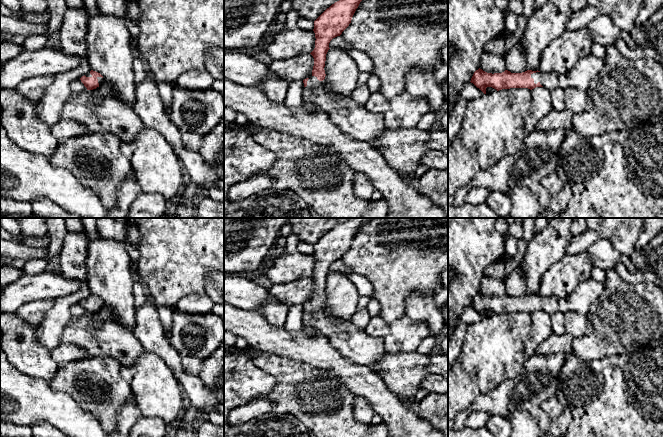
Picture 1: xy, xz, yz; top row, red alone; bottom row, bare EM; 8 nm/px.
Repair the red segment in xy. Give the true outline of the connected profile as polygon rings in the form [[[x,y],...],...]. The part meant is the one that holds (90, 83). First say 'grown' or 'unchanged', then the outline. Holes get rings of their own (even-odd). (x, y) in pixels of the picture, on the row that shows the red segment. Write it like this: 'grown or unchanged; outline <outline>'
grown; outline [[[91,70],[87,75],[82,76],[80,80],[87,90],[93,90],[103,83],[103,76],[98,72]]]

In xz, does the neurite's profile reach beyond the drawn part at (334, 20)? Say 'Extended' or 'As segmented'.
Extended

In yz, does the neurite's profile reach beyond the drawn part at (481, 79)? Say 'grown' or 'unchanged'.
grown

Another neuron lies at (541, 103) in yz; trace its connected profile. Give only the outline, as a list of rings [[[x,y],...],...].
[[[536,87],[531,90],[531,105],[525,118],[525,129],[531,133],[540,121],[553,110],[550,90]]]

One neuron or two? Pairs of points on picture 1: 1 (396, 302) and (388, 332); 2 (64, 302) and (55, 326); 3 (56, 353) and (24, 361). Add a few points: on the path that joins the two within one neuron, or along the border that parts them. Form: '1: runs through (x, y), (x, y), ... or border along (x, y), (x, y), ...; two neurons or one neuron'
1: border along (405, 313), (392, 321), (386, 321), (379, 316); two neurons
2: runs through (61, 308), (55, 320); one neuron
3: border along (50, 350), (50, 356), (58, 365); two neurons

